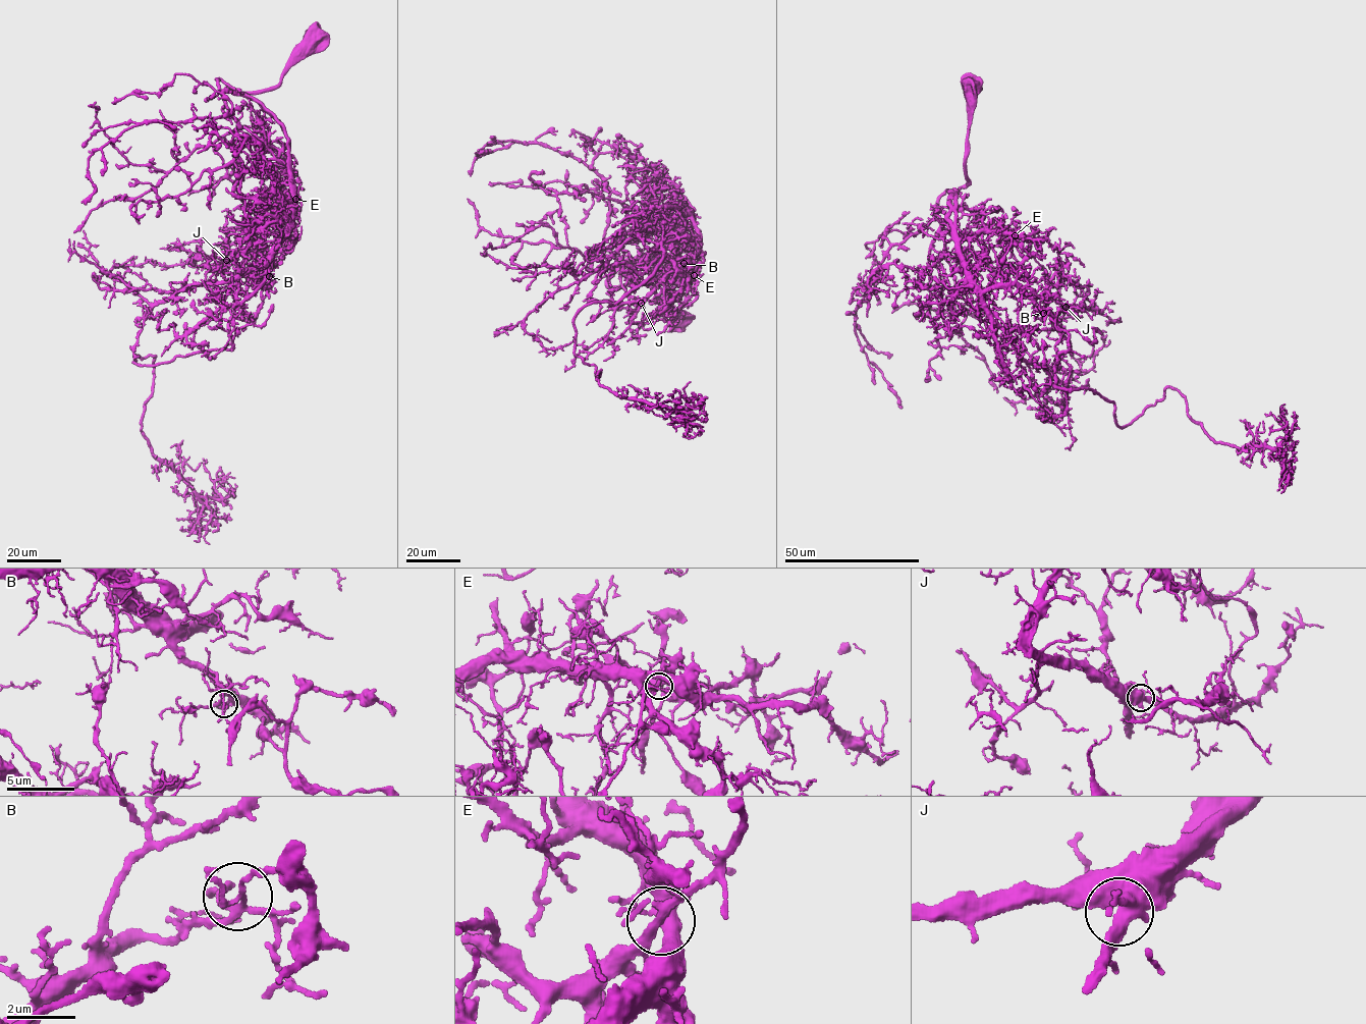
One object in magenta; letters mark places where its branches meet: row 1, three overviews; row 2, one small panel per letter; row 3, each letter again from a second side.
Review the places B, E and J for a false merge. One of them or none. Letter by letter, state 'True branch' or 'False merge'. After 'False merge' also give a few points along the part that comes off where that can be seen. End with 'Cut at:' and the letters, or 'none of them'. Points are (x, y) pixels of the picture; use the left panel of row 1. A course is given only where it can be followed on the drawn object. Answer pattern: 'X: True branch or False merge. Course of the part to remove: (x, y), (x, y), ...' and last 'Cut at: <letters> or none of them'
B: False merge. Course of the part to remove: (269, 276), (231, 349), (133, 356), (155, 356), (155, 457), (221, 499), (207, 460)
E: True branch
J: True branch
Cut at: B

